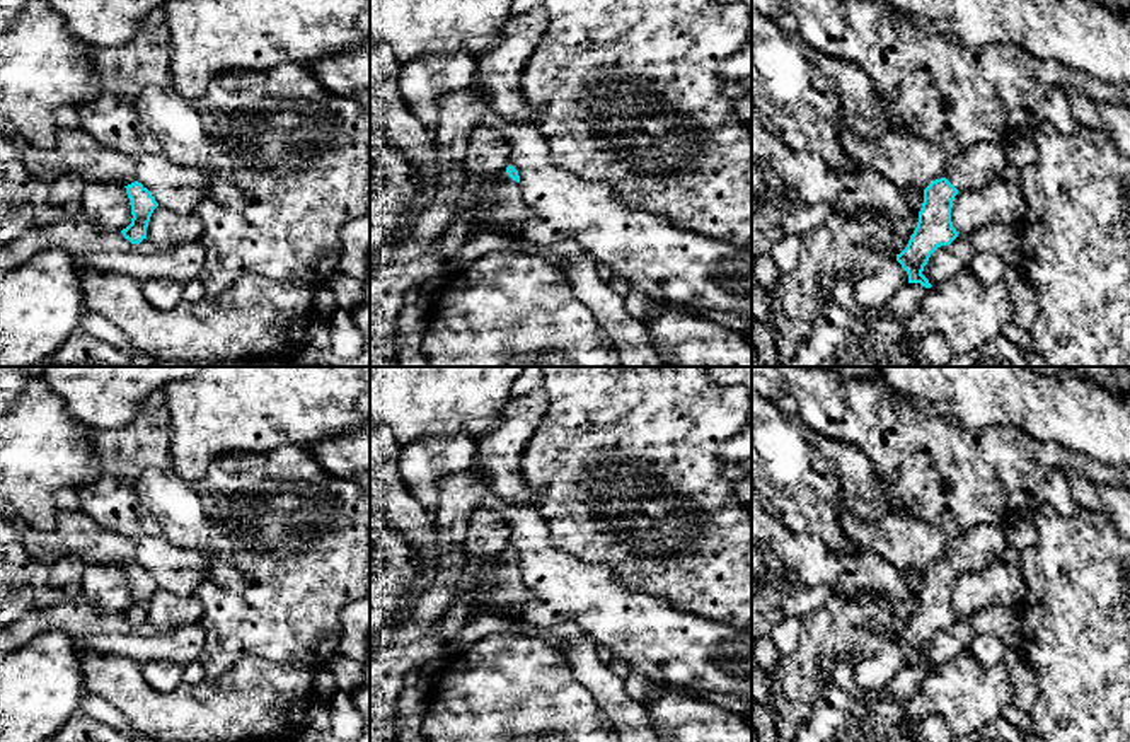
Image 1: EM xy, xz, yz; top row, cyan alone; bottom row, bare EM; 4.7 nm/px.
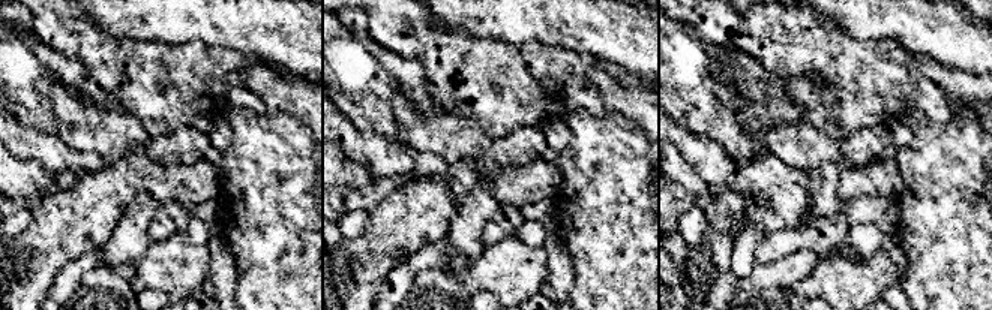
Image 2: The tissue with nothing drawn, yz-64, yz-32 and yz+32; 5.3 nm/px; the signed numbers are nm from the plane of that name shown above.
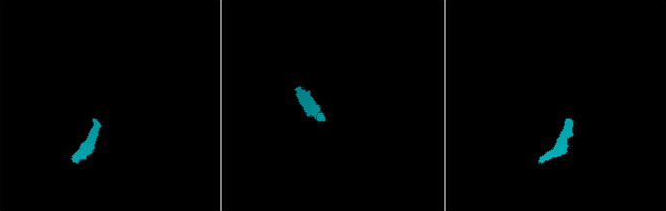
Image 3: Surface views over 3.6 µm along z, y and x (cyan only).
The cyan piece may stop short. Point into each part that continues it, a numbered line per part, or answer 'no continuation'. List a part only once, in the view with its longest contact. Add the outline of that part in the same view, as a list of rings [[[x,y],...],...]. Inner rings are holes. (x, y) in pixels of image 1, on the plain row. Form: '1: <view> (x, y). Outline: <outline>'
1: xz (498, 584). Outline: [[[506,551],[494,561],[481,561],[464,553],[464,568],[455,599],[470,594],[472,612],[518,611],[523,612],[532,590],[522,578],[520,566]]]

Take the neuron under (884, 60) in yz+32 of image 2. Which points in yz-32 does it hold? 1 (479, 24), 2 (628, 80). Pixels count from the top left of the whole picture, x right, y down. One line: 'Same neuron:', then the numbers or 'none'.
Same neuron: 2

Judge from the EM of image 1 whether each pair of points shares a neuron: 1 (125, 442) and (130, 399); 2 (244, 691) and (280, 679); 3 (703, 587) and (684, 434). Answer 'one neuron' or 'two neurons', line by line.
1: two neurons
2: one neuron
3: one neuron

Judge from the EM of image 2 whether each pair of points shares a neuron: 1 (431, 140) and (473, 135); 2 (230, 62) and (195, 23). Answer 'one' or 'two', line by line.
1: one
2: two

